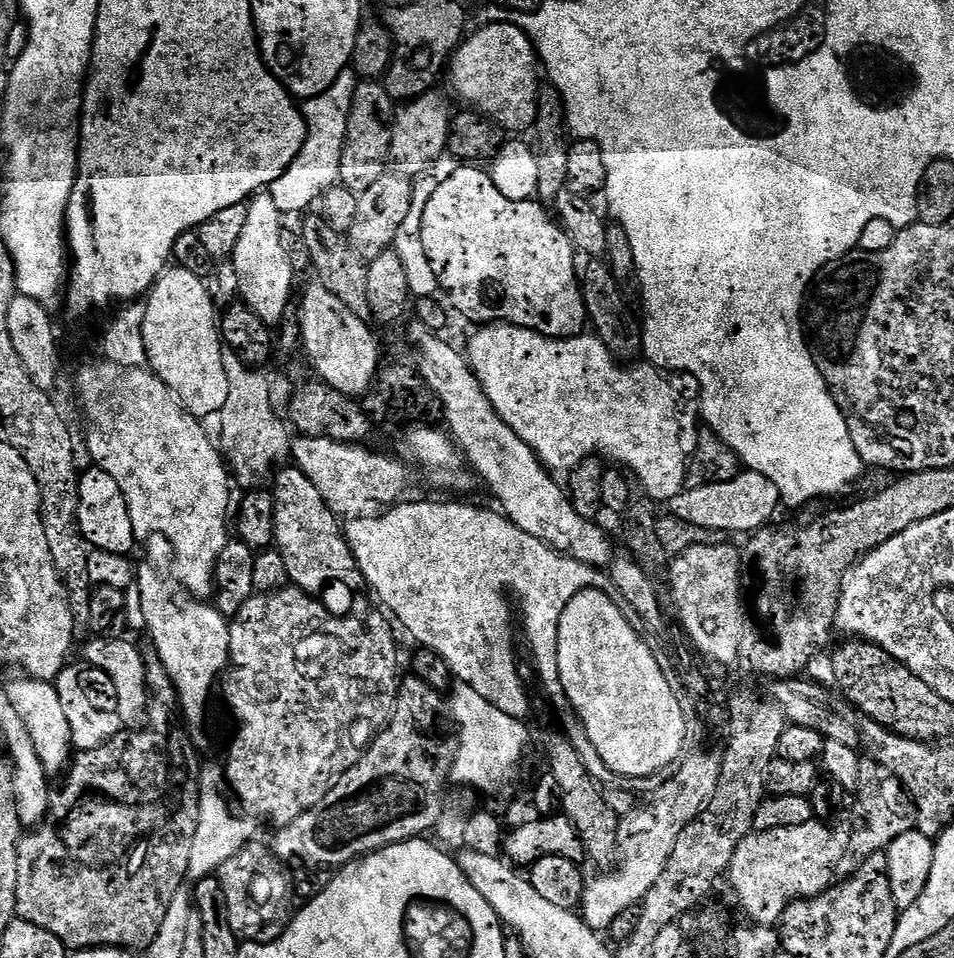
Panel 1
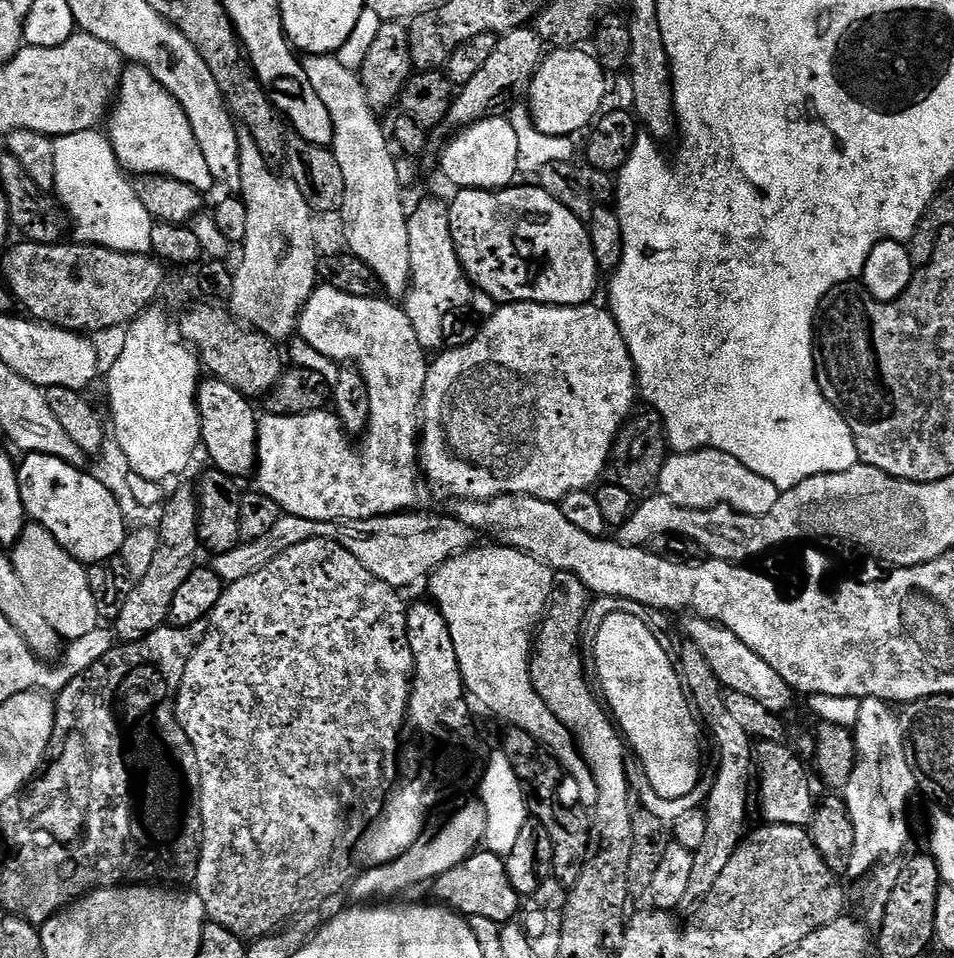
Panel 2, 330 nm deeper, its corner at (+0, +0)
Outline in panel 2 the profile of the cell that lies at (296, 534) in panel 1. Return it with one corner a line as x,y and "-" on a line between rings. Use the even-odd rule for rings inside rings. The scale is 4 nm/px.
208,378
201,383
196,402
200,406
200,439
203,451
208,451
212,459
211,467
218,472
225,472
237,478
251,477
258,467
256,439
258,438
258,412
252,409
253,401
244,396
234,386
215,378

